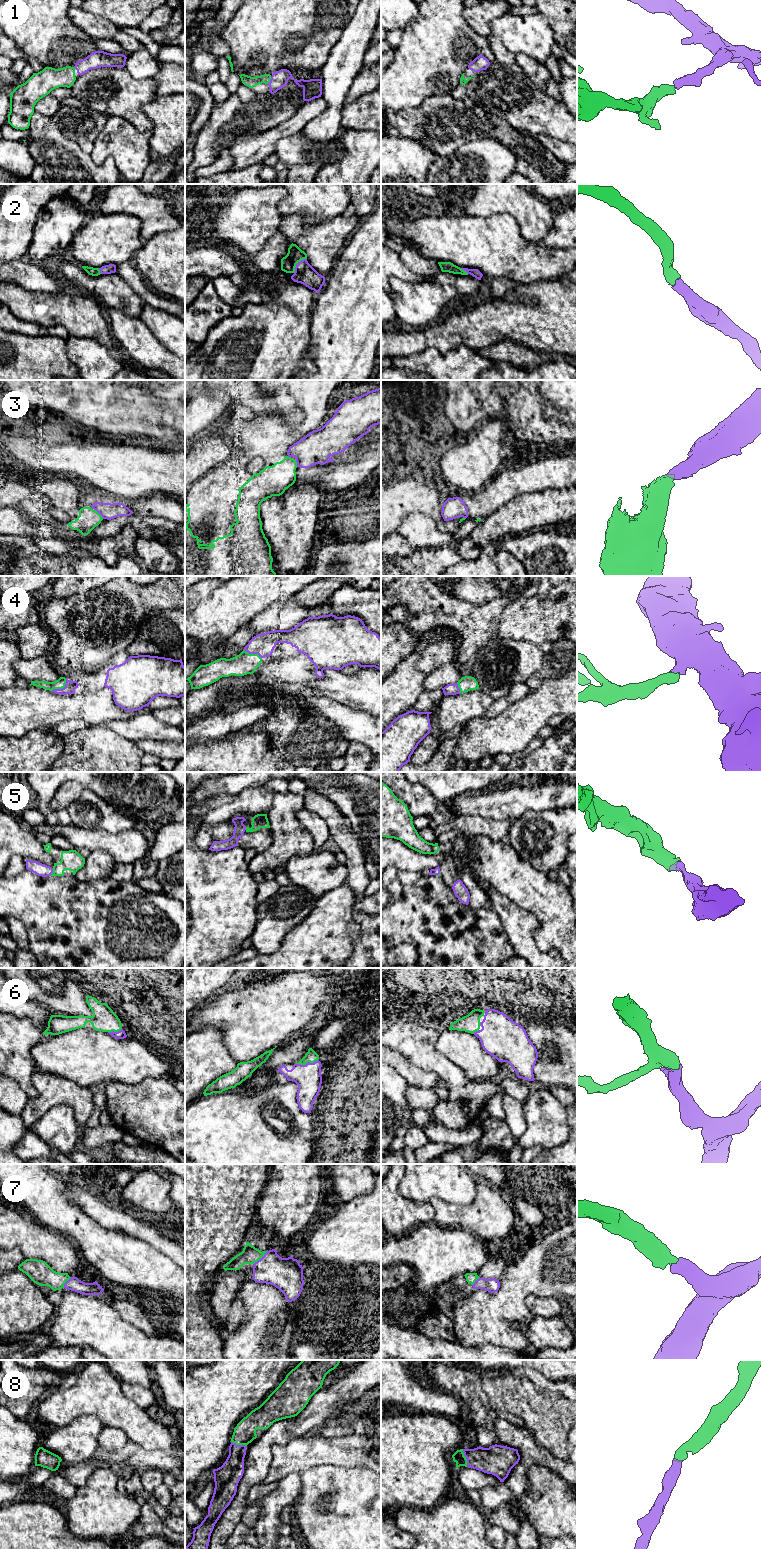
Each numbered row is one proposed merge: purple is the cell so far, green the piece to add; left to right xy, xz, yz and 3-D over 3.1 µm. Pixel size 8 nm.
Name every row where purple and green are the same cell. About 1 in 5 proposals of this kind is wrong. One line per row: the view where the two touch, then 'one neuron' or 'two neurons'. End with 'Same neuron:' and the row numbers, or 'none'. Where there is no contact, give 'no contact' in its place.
1: xz | one neuron
2: xz | one neuron
3: xy | two neurons
4: xy | one neuron
5: xy | one neuron
6: xz | one neuron
7: xz | one neuron
8: yz | one neuron
Same neuron: 1, 2, 4, 5, 6, 7, 8

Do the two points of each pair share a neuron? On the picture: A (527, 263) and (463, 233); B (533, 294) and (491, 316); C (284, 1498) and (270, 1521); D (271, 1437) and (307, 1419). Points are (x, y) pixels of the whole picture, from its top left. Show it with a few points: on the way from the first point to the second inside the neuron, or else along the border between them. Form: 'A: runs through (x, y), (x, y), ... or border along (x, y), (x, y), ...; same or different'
A: runs through (511, 256), (498, 250), (492, 244), (479, 243); same
B: runs through (523, 304), (511, 316), (501, 316); same
C: runs through (278, 1504), (271, 1511), (270, 1515); same
D: border along (296, 1416), (296, 1419), (288, 1428), (290, 1438); different

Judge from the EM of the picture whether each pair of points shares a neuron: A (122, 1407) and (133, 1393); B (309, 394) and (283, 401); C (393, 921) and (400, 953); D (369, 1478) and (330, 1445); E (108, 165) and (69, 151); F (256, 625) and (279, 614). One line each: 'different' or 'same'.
A: different
B: different
C: different
D: different
E: same
F: same

